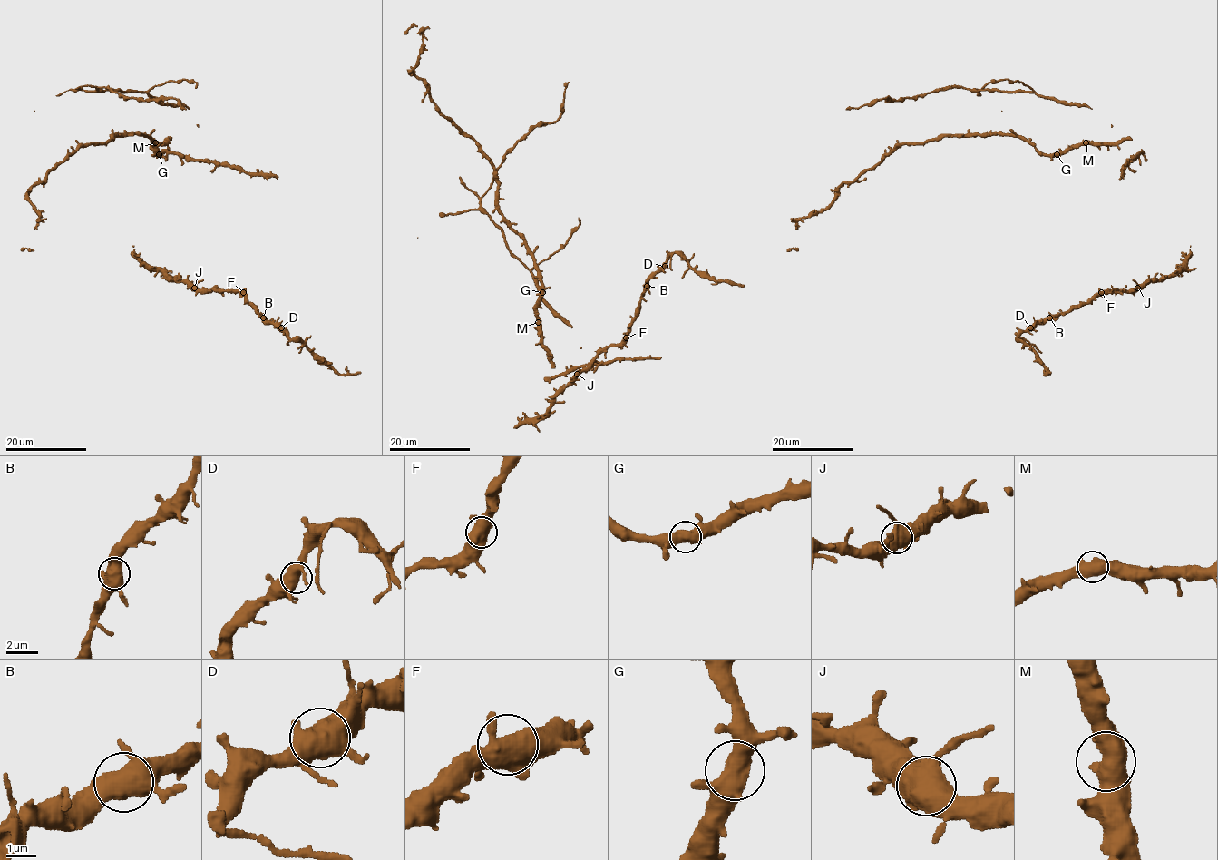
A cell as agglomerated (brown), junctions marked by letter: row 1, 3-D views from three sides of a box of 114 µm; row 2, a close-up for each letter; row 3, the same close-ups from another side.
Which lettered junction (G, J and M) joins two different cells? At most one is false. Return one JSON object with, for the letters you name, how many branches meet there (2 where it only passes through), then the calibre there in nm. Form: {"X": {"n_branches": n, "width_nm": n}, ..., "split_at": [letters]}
{"split_at": []}

